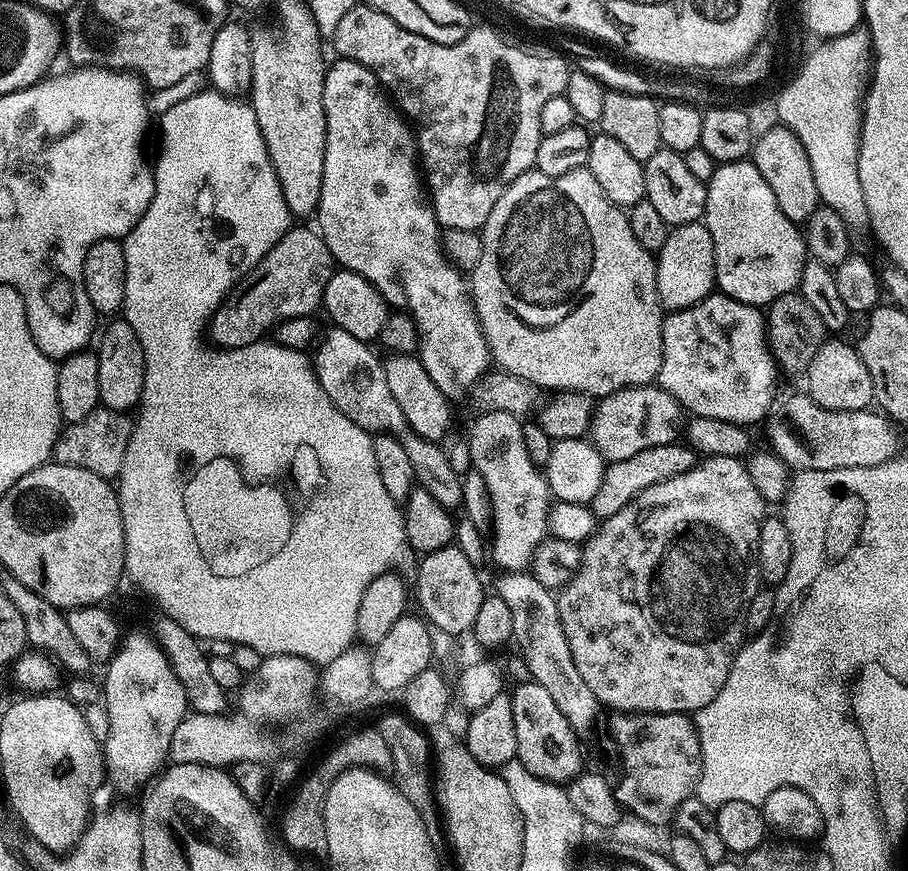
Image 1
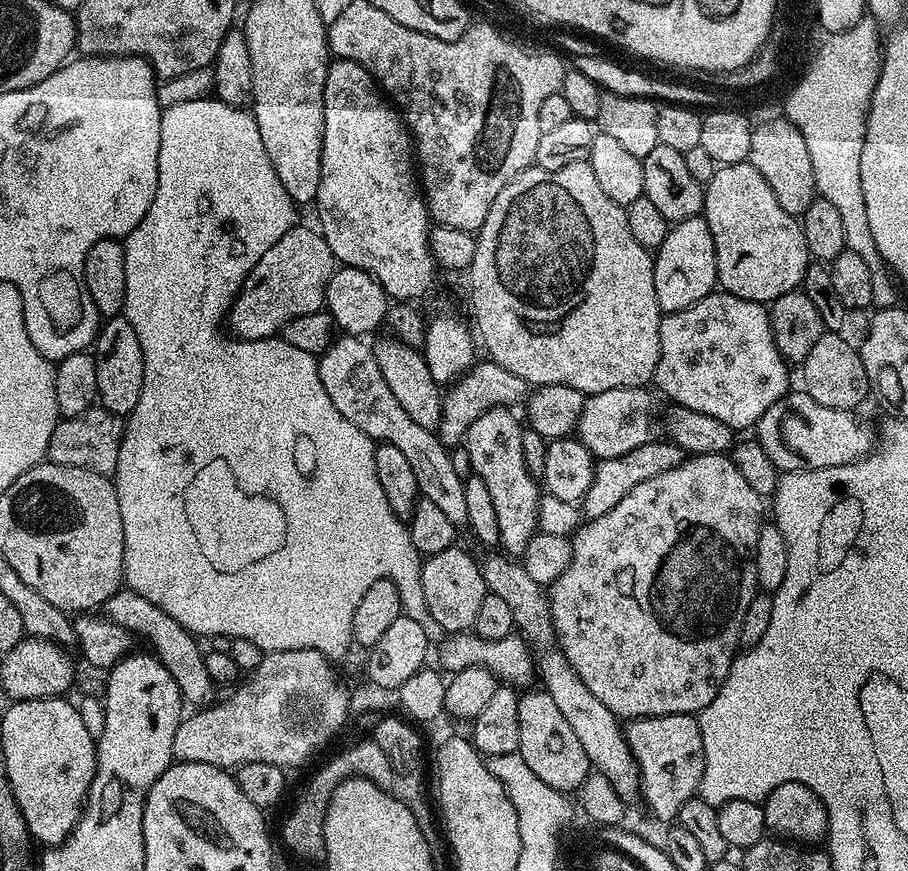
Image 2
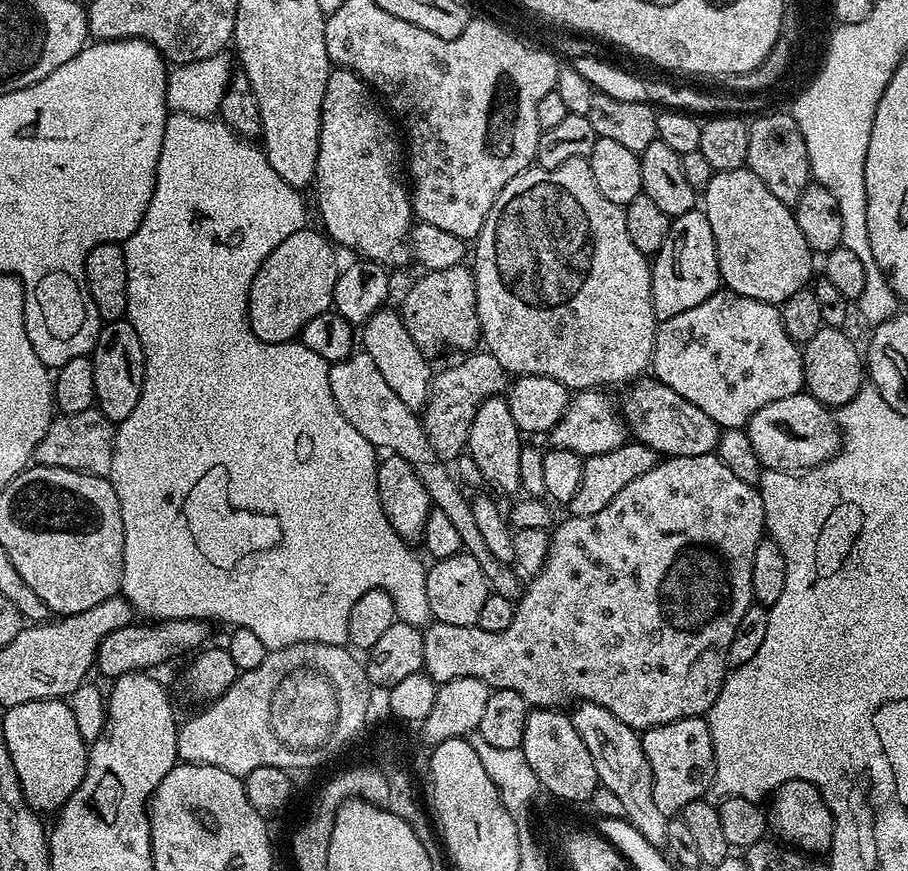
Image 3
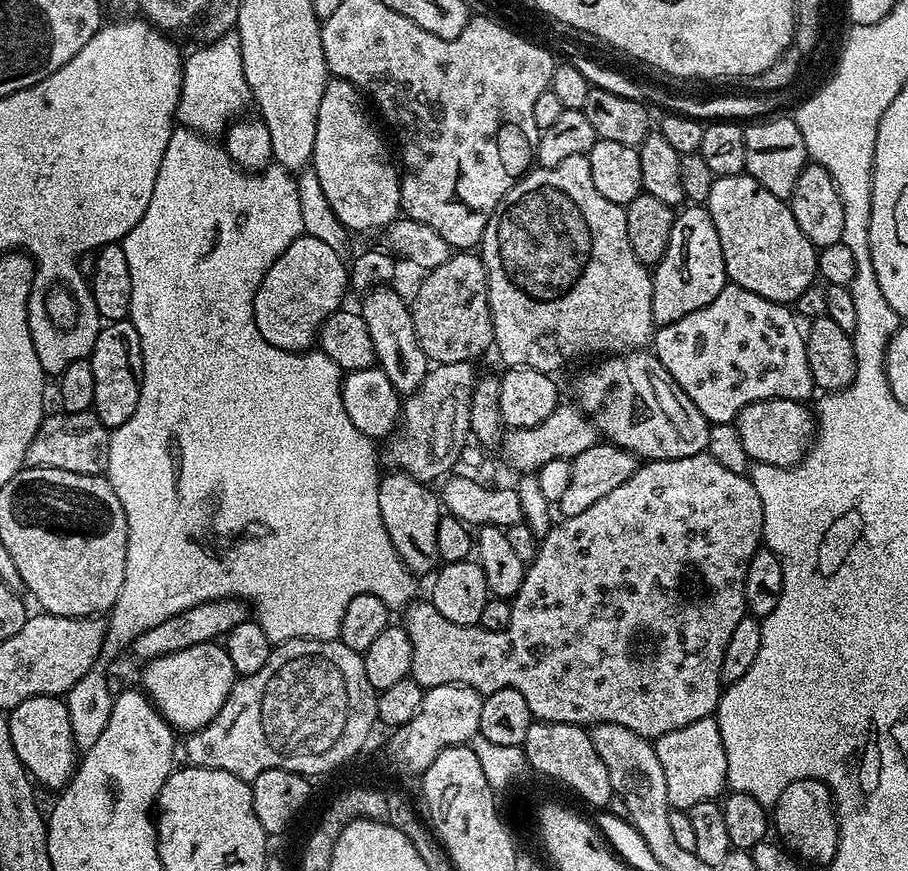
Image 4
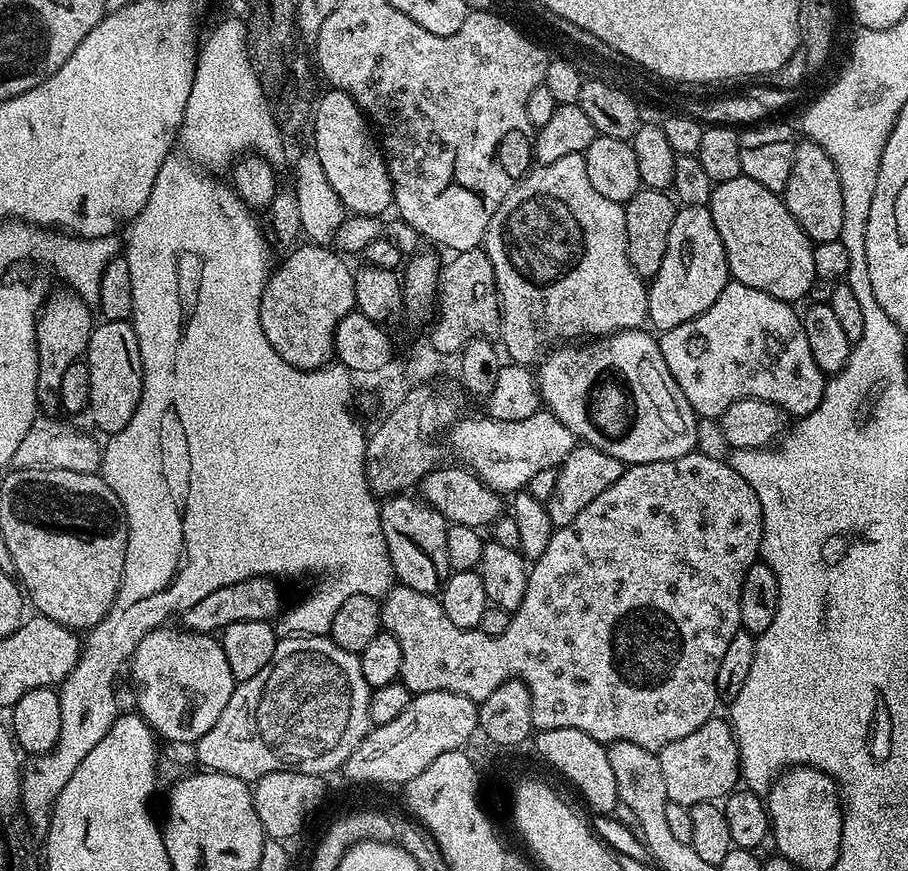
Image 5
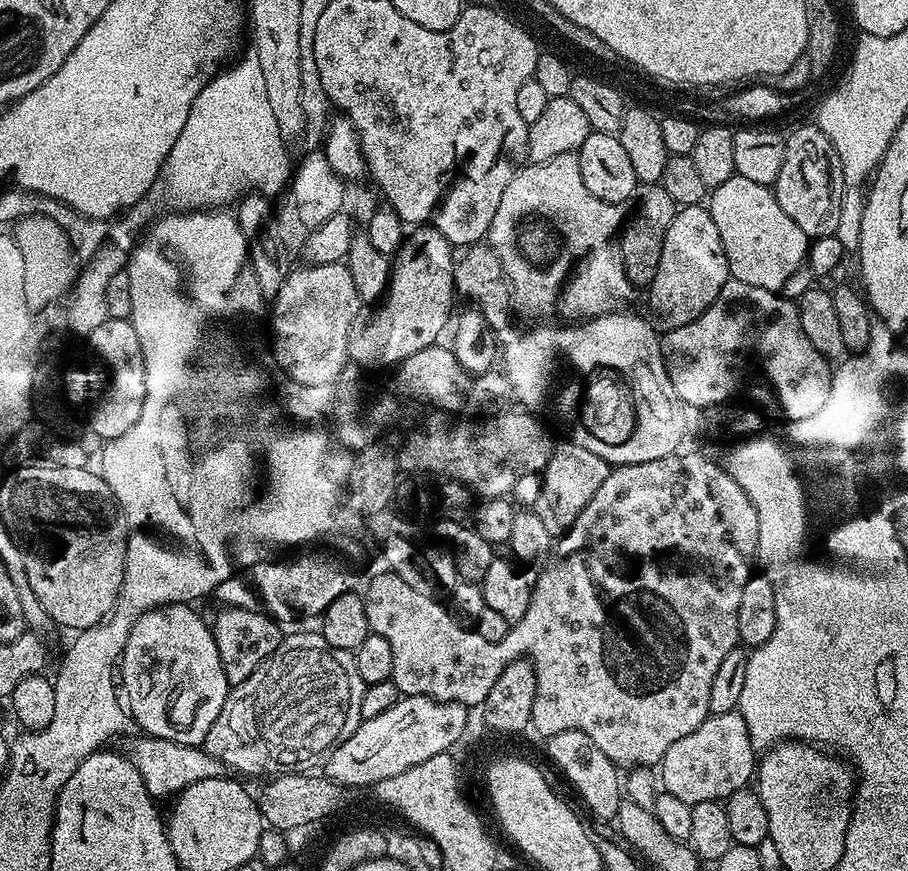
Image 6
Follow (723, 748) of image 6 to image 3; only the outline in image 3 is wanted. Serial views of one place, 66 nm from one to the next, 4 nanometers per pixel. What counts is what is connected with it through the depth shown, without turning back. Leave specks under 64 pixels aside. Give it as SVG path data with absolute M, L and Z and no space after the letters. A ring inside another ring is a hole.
M691 716L645 728L640 741L654 778L654 800L664 816L672 818L683 813L685 806L701 799L707 793L704 791L713 787L716 778L714 742L704 716Z

